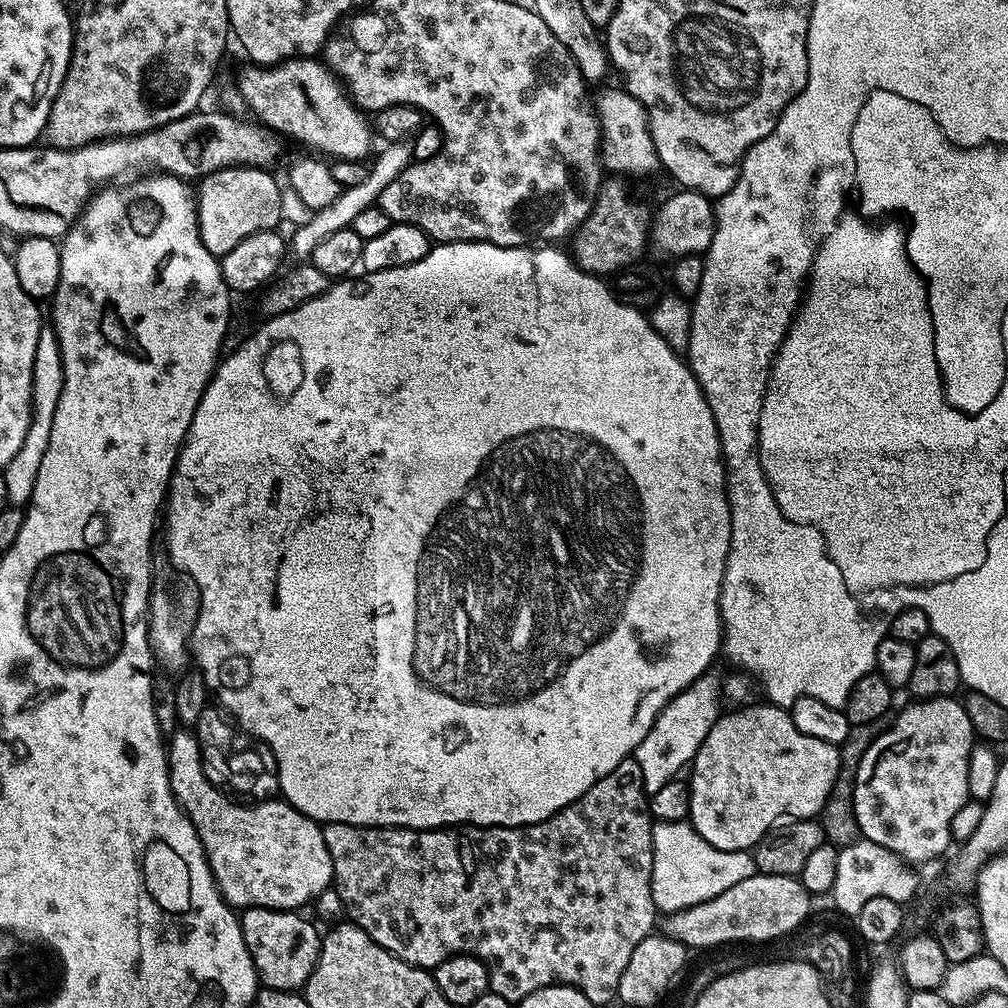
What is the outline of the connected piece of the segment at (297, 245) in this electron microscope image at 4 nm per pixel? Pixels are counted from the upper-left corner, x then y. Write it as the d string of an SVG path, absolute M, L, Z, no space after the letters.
M392 142L385 148L388 149L376 161L371 161L366 182L358 182L358 186L343 189L340 196L334 198L334 202L330 202L330 206L315 209L309 215L312 217L293 234L292 240L290 236L291 251L293 248L300 258L311 257L314 246L318 246L318 242L322 242L322 238L330 238L330 234L334 234L334 230L349 227L357 214L362 214L362 210L373 207L379 201L382 190L386 190L386 186L390 186L390 182L394 182L394 178L398 178L398 174L402 174L402 170L408 167L412 160L412 150L407 143Z

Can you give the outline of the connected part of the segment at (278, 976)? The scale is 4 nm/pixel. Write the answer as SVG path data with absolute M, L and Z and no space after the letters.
M245 908L239 913L246 950L250 950L259 983L265 988L296 992L303 989L314 970L322 936L306 917L300 915L304 914L278 908Z

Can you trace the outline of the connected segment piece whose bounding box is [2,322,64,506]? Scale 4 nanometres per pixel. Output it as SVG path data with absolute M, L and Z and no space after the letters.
M44 322L41 323L38 334L38 350L34 350L30 430L26 430L26 438L22 438L22 446L18 446L18 454L14 454L14 458L10 458L10 462L2 470L9 505L24 506L32 499L34 482L38 479L38 466L42 466L42 458L50 446L50 430L54 426L54 410L58 410L58 398L62 398L63 385L64 367L62 366L60 343L56 337L55 327L51 323Z

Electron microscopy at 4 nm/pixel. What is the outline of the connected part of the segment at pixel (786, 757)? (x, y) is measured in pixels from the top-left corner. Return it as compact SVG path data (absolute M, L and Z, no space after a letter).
M756 703L720 715L714 726L710 726L706 742L702 742L690 765L690 823L697 834L718 850L747 852L755 849L756 843L775 828L781 818L819 817L840 769L840 749L837 745L802 734L794 726L789 713L776 704Z

